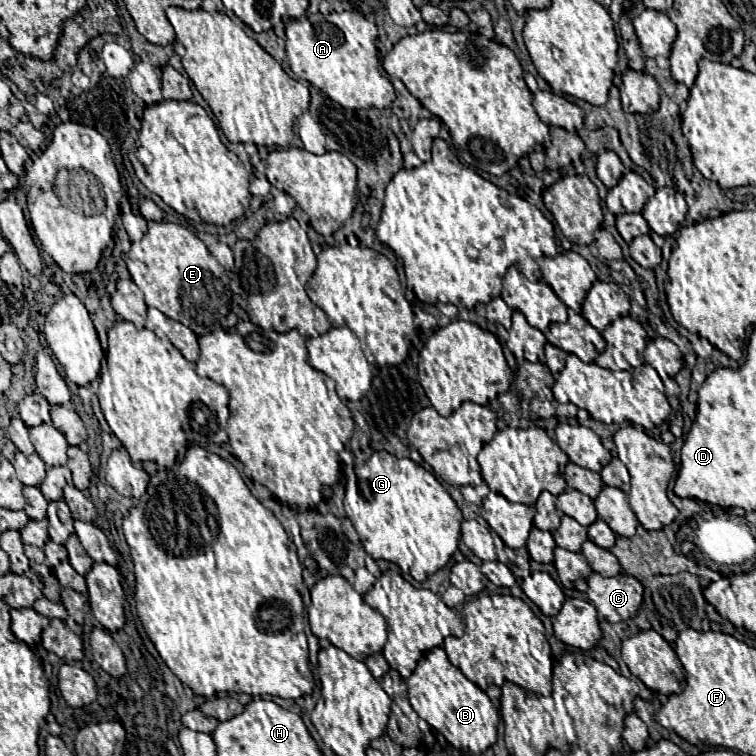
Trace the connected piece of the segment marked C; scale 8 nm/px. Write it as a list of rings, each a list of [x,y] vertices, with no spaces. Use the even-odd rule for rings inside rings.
[[[593,572],[587,584],[587,598],[607,622],[623,622],[637,616],[643,600],[643,586],[637,578],[627,574],[607,578]]]

